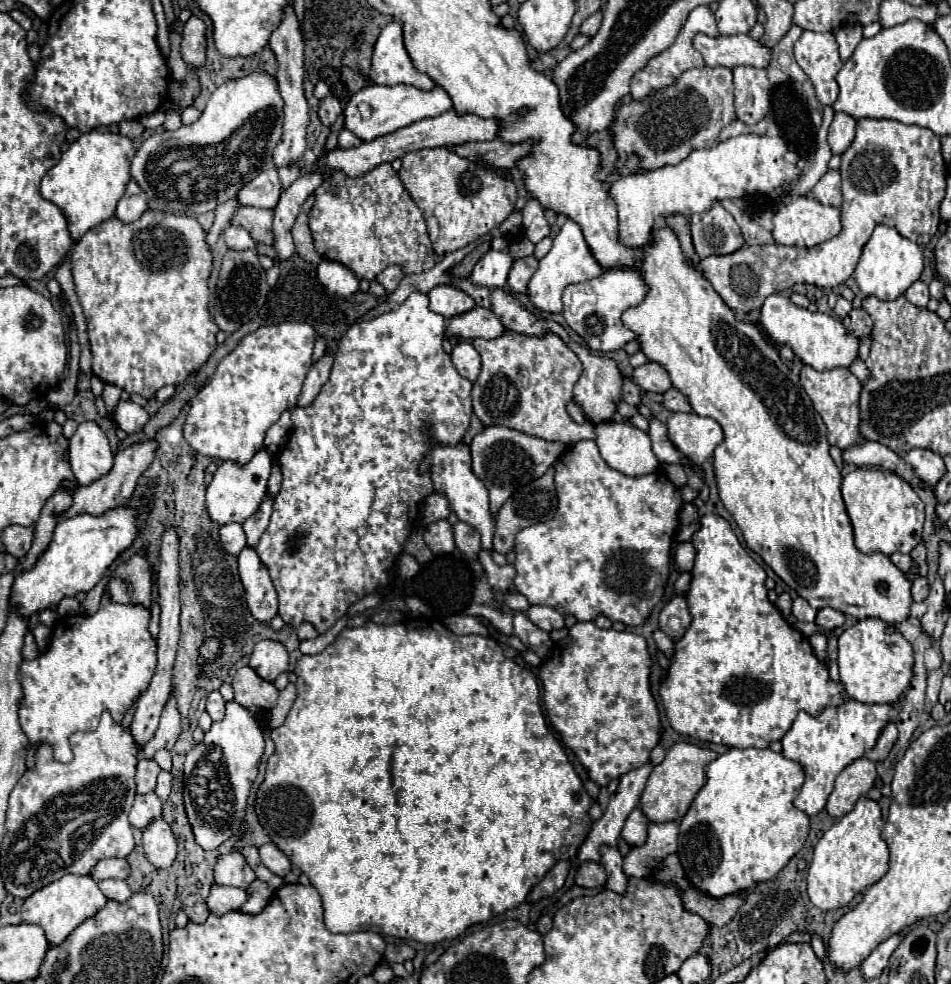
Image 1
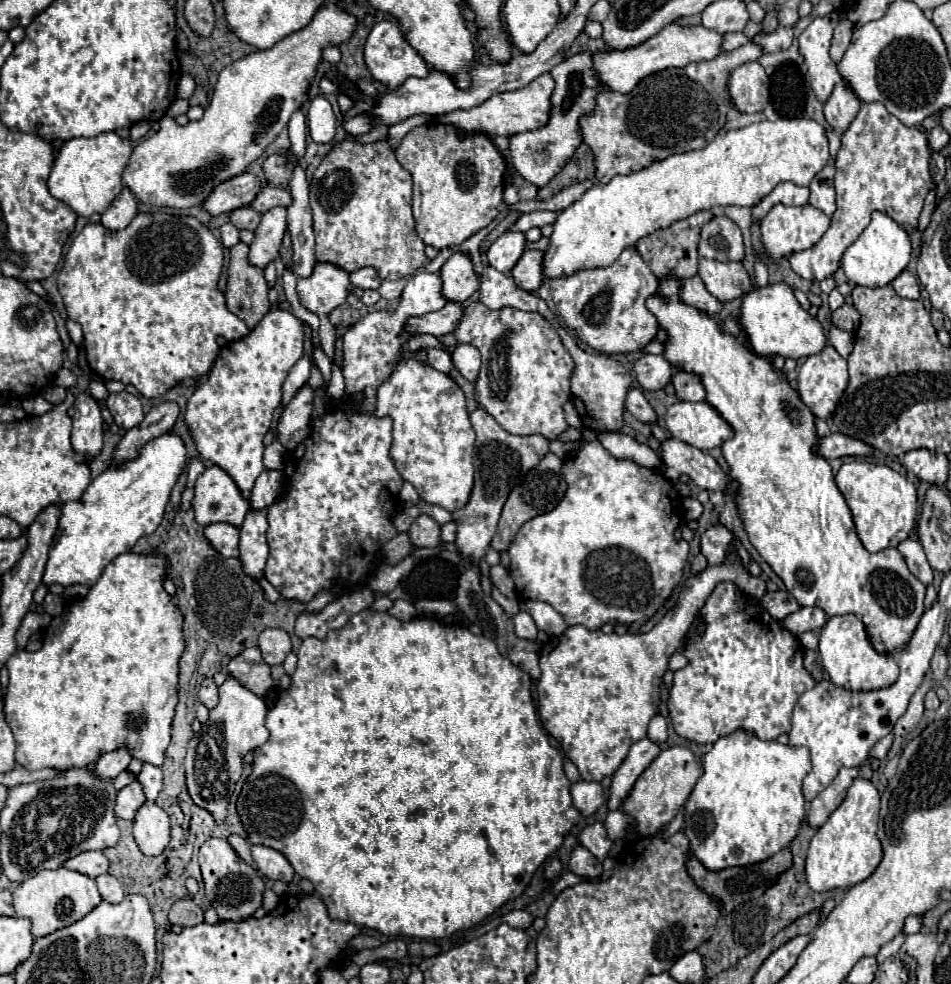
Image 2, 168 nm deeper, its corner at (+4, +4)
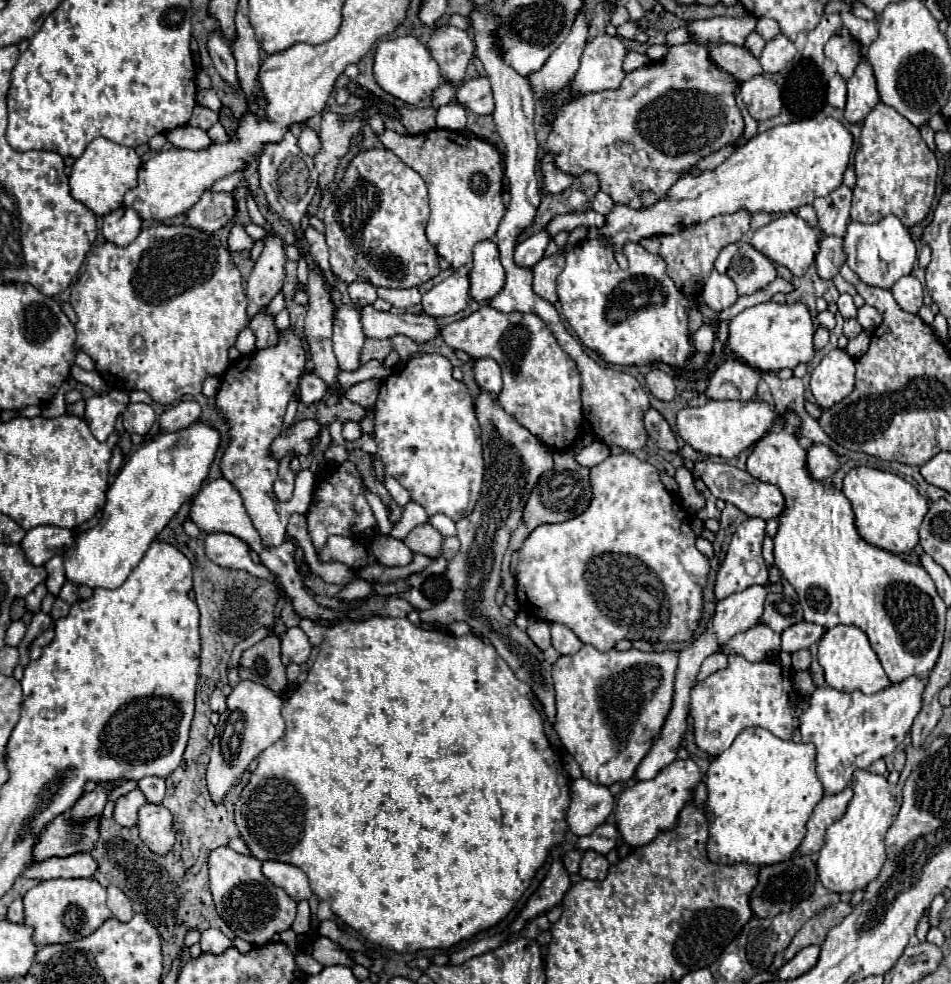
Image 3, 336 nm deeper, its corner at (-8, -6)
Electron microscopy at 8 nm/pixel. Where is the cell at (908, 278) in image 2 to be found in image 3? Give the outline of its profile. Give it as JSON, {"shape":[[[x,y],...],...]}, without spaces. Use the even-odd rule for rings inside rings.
{"shape":[[[903,276],[901,280],[895,282],[891,288],[897,304],[911,314],[917,314],[921,304],[923,304],[923,286],[915,276]]]}

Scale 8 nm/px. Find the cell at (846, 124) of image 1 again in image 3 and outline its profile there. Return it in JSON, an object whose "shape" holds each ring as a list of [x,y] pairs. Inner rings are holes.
{"shape":[[[863,60],[853,78],[847,82],[847,104],[843,110],[843,118],[849,124],[861,124],[865,116],[877,106],[879,92],[875,86],[875,78],[871,66]]]}

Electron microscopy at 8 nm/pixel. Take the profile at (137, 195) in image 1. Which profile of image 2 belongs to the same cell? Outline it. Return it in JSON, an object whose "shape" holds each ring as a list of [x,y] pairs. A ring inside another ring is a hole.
{"shape":[[[123,188],[121,194],[111,202],[111,206],[101,214],[101,224],[113,232],[123,230],[137,214],[137,198],[133,198],[129,188]]]}

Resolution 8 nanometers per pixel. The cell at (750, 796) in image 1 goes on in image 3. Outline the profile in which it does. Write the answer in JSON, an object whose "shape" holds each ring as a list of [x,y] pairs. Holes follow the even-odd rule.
{"shape":[[[745,728],[731,748],[711,762],[705,774],[705,786],[709,790],[705,802],[705,816],[709,824],[707,854],[711,862],[769,866],[789,860],[797,852],[805,838],[807,818],[823,798],[823,784],[815,774],[815,754],[813,744],[781,740],[765,728]]]}

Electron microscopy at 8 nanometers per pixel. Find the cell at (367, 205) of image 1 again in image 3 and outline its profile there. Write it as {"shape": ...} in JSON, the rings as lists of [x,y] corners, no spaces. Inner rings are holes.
{"shape":[[[385,148],[361,150],[349,162],[333,202],[325,210],[331,270],[345,284],[367,280],[383,288],[411,288],[439,274],[435,246],[425,236],[429,220],[423,178]],[[361,254],[361,262],[357,262]]]}

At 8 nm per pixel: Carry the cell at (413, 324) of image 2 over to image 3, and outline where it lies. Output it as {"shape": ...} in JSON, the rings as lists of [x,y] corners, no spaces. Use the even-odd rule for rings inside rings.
{"shape":[[[373,306],[361,308],[361,324],[367,338],[385,340],[395,334],[403,334],[417,344],[429,342],[441,334],[439,320],[427,314],[391,314],[377,312]]]}

